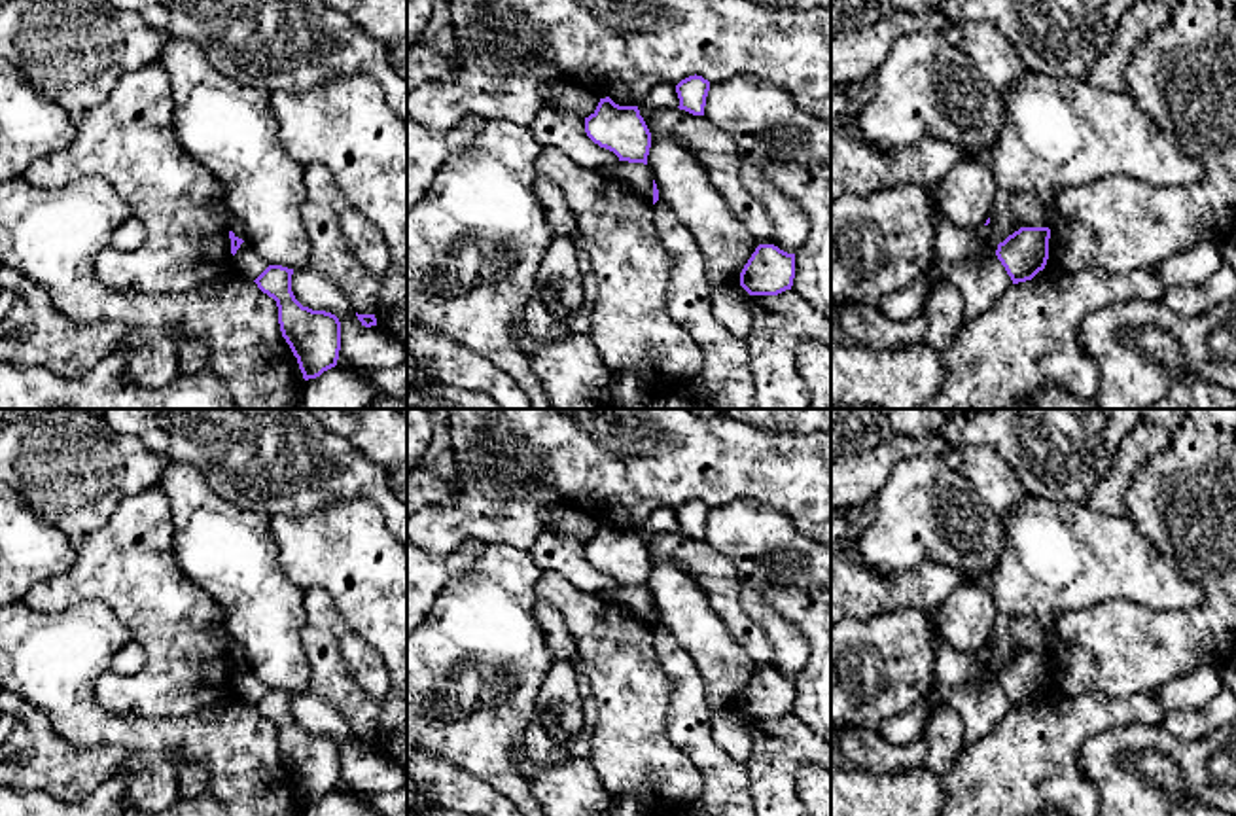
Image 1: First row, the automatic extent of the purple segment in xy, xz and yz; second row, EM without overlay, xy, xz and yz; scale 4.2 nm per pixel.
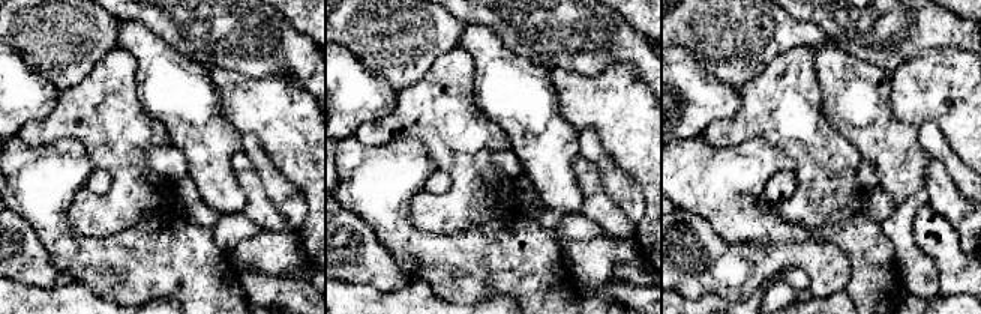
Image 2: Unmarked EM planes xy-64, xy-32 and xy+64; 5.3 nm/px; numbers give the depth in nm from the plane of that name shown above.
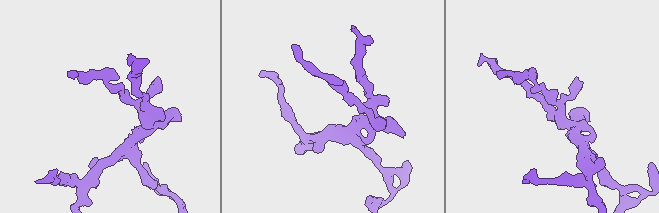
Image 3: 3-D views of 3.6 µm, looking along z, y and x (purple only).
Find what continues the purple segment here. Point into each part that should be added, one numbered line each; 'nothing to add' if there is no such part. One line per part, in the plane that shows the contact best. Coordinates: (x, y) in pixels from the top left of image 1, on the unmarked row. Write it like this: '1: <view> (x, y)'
nothing to add

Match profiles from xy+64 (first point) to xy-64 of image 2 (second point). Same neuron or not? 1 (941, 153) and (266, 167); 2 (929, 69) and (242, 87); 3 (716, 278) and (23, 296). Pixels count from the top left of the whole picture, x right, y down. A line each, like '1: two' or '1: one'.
1: one
2: one
3: two

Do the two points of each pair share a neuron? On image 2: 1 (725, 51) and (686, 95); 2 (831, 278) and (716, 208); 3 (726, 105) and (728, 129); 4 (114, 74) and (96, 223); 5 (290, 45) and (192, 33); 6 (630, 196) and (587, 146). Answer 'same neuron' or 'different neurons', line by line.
1: different neurons
2: different neurons
3: different neurons
4: same neuron
5: same neuron
6: same neuron

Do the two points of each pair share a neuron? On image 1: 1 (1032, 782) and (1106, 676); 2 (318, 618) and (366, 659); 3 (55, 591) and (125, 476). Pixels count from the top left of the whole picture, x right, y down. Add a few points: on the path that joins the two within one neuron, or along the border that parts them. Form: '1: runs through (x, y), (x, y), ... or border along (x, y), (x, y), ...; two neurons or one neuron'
1: border along (1140, 691), (1129, 697), (1094, 693), (1051, 695); two neurons
2: runs through (330, 621), (354, 648); one neuron
3: border along (120, 502), (116, 512), (76, 546); two neurons

